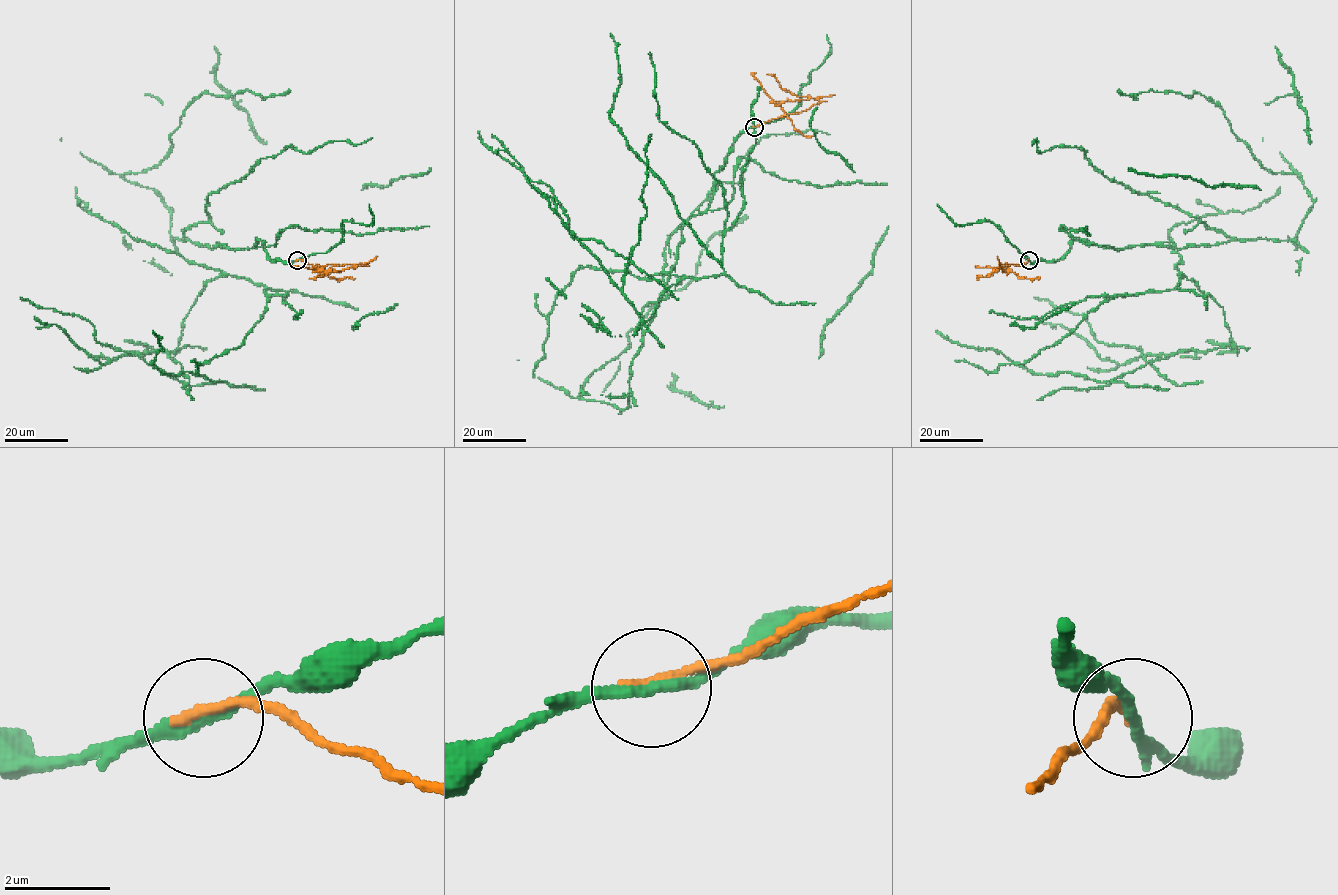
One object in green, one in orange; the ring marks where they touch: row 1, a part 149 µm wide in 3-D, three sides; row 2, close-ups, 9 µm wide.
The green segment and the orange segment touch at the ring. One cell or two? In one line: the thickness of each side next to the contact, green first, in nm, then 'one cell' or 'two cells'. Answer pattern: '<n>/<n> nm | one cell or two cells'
200/220 nm | two cells

